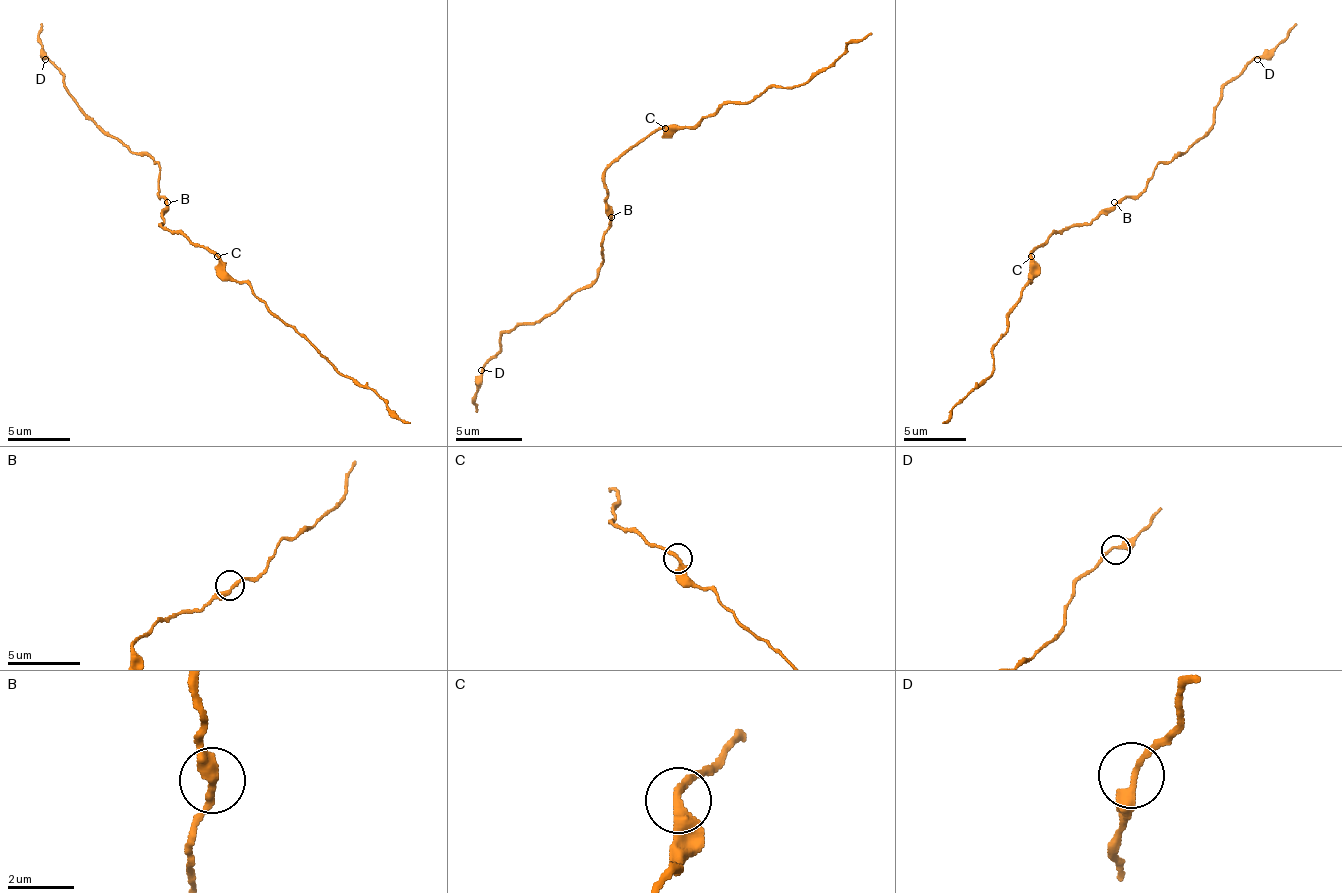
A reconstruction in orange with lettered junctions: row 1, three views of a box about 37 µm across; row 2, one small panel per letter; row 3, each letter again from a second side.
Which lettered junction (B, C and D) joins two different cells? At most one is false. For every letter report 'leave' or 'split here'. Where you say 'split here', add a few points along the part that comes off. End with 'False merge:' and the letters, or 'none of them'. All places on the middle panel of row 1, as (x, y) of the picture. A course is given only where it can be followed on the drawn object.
B: leave
C: leave
D: leave
False merge: none of them

